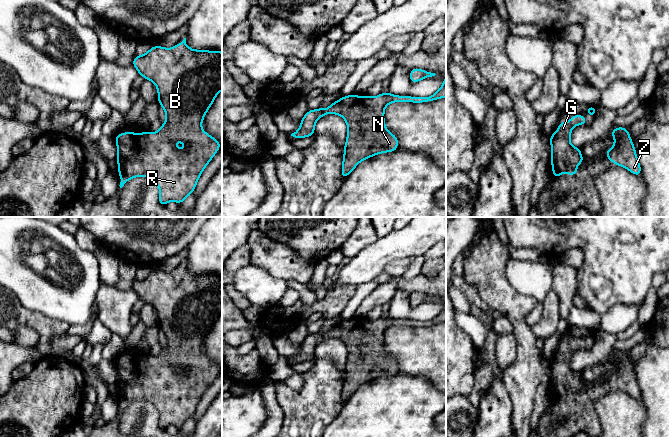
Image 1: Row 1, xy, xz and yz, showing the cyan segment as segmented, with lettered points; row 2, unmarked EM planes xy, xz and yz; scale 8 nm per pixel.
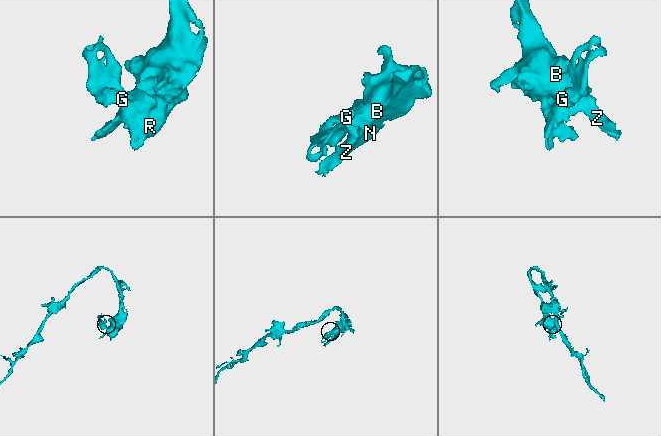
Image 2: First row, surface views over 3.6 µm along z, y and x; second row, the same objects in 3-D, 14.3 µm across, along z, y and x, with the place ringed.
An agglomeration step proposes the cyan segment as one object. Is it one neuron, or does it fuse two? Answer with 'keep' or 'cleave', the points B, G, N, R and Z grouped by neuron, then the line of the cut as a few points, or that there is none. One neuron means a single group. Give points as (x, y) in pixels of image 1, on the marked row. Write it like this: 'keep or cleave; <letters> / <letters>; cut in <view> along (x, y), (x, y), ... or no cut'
keep; B G N R Z; no cut

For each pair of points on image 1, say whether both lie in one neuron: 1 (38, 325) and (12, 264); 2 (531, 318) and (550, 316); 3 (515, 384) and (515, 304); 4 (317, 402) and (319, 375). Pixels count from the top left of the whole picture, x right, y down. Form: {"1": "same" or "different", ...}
{"1": "different", "2": "different", "3": "same", "4": "same"}

